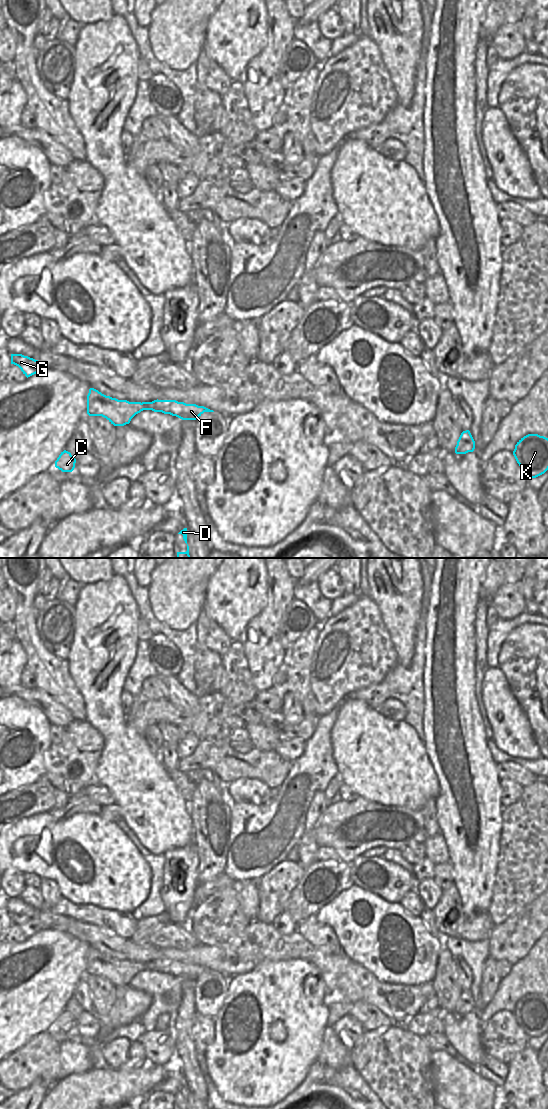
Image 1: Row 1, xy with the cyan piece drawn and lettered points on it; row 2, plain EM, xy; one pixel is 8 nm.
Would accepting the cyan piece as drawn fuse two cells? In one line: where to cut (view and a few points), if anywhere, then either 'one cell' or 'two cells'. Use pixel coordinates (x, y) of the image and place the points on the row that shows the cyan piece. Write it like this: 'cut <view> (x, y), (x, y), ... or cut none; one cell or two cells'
cut xy (142, 402), (145, 406), (141, 410); two cells

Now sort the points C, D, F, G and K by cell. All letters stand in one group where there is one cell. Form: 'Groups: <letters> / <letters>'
Groups: C D G / F K.

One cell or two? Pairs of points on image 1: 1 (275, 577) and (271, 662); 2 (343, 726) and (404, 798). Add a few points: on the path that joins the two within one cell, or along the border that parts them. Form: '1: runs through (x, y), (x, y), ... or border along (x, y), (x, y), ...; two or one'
1: runs through (276, 598), (275, 608), (268, 620), (268, 641); one
2: runs through (356, 744), (356, 750), (386, 780); one

